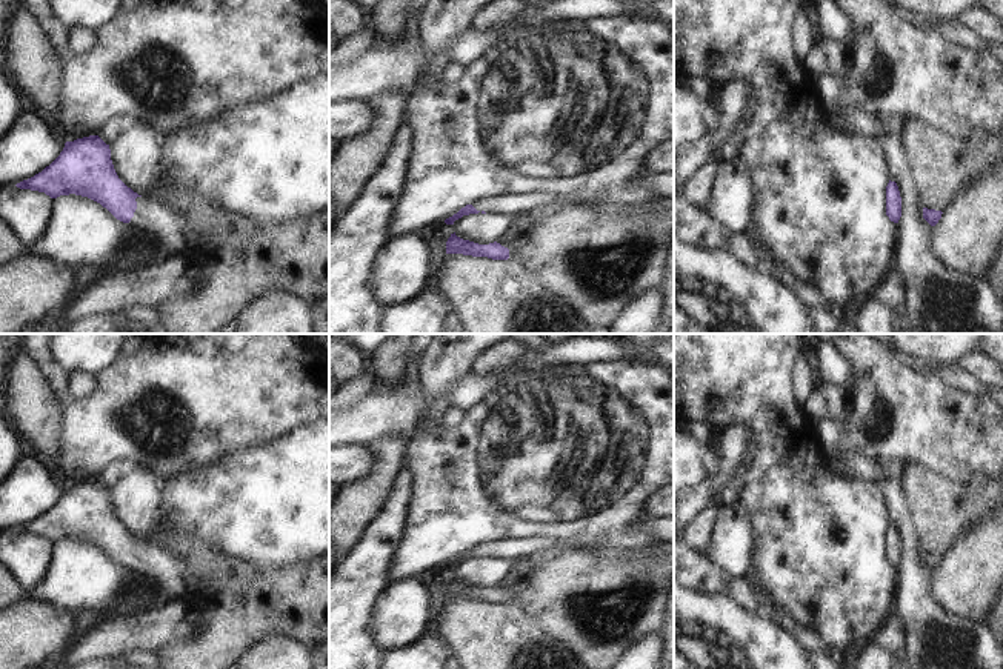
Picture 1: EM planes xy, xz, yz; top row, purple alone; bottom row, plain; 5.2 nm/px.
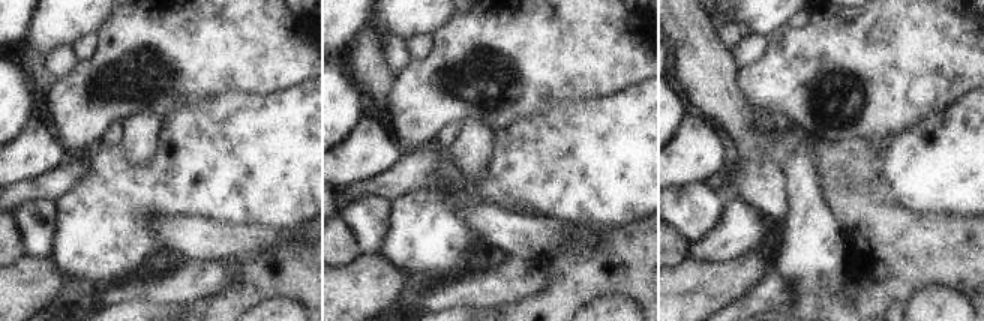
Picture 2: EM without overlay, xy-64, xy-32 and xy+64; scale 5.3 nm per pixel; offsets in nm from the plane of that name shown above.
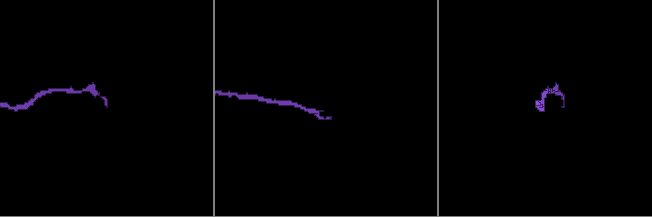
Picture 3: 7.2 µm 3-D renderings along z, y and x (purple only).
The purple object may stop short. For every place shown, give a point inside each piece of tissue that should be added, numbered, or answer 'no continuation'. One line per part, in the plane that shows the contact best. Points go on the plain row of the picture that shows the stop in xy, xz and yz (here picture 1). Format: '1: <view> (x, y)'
1: xy (165, 569)

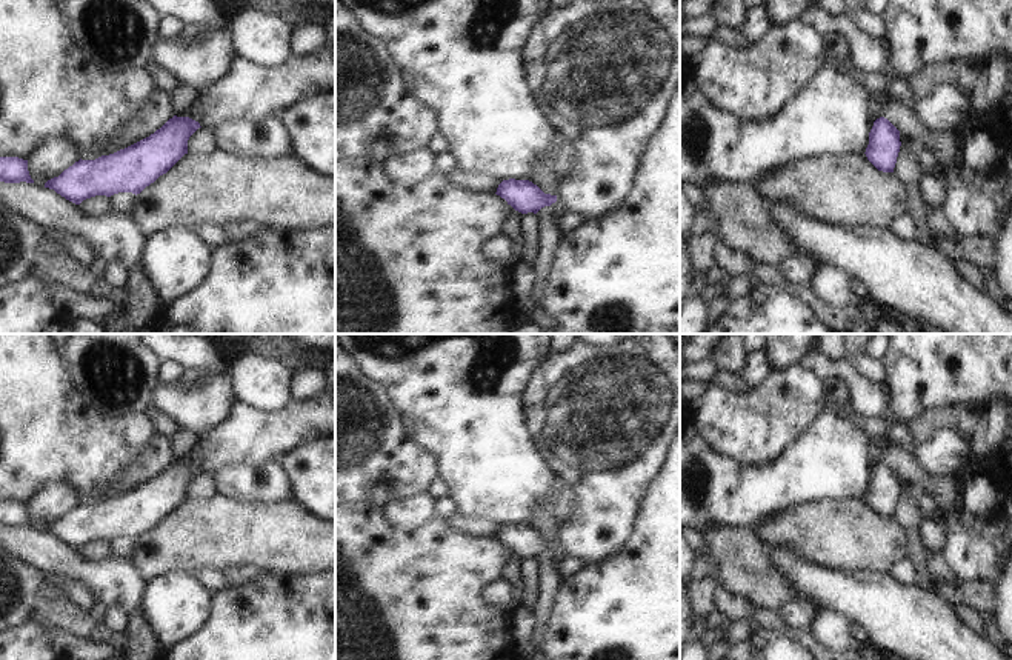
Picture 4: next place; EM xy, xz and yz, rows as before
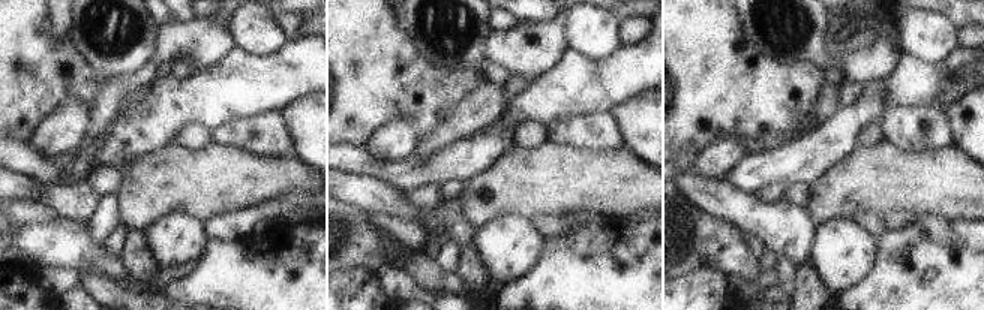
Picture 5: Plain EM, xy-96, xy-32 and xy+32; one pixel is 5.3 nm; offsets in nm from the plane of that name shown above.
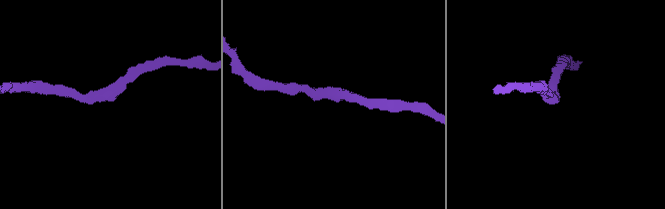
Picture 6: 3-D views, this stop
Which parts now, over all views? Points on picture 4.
no continuation

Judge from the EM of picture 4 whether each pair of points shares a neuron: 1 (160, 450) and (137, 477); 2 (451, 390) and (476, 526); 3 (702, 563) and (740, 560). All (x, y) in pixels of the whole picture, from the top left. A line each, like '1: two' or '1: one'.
1: one
2: two
3: two

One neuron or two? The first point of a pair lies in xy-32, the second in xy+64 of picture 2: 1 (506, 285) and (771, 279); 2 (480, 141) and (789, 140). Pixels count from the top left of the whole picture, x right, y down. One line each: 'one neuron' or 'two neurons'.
1: one neuron
2: two neurons

